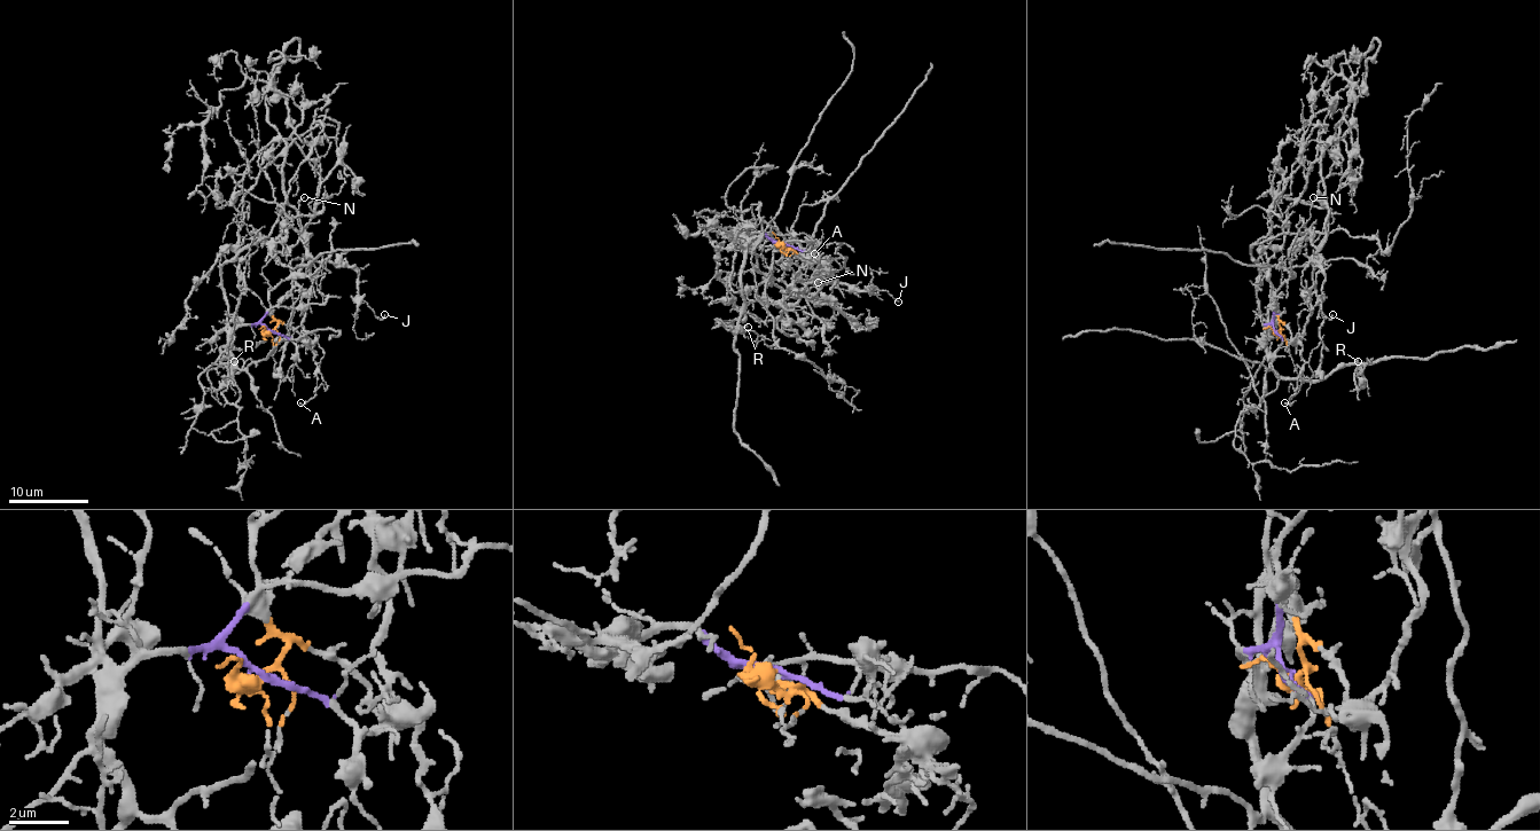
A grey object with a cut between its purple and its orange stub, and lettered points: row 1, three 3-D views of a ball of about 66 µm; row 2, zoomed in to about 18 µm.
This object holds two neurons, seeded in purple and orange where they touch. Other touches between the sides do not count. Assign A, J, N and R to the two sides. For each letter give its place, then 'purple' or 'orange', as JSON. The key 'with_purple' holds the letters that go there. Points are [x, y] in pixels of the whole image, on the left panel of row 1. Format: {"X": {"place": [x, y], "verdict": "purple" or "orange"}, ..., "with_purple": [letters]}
{"A": {"place": [301, 402], "verdict": "orange"}, "J": {"place": [384, 314], "verdict": "orange"}, "N": {"place": [304, 197], "verdict": "orange"}, "R": {"place": [234, 361], "verdict": "purple"}, "with_purple": ["R"]}

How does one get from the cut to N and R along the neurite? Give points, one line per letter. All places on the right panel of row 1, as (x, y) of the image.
N: (1274, 330), (1282, 322), (1292, 340), (1302, 332), (1310, 306), (1308, 288), (1316, 248), (1306, 220), (1314, 196)
R: (1274, 330), (1264, 324), (1266, 357), (1280, 376), (1324, 381), (1360, 365), (1358, 389), (1358, 360)

